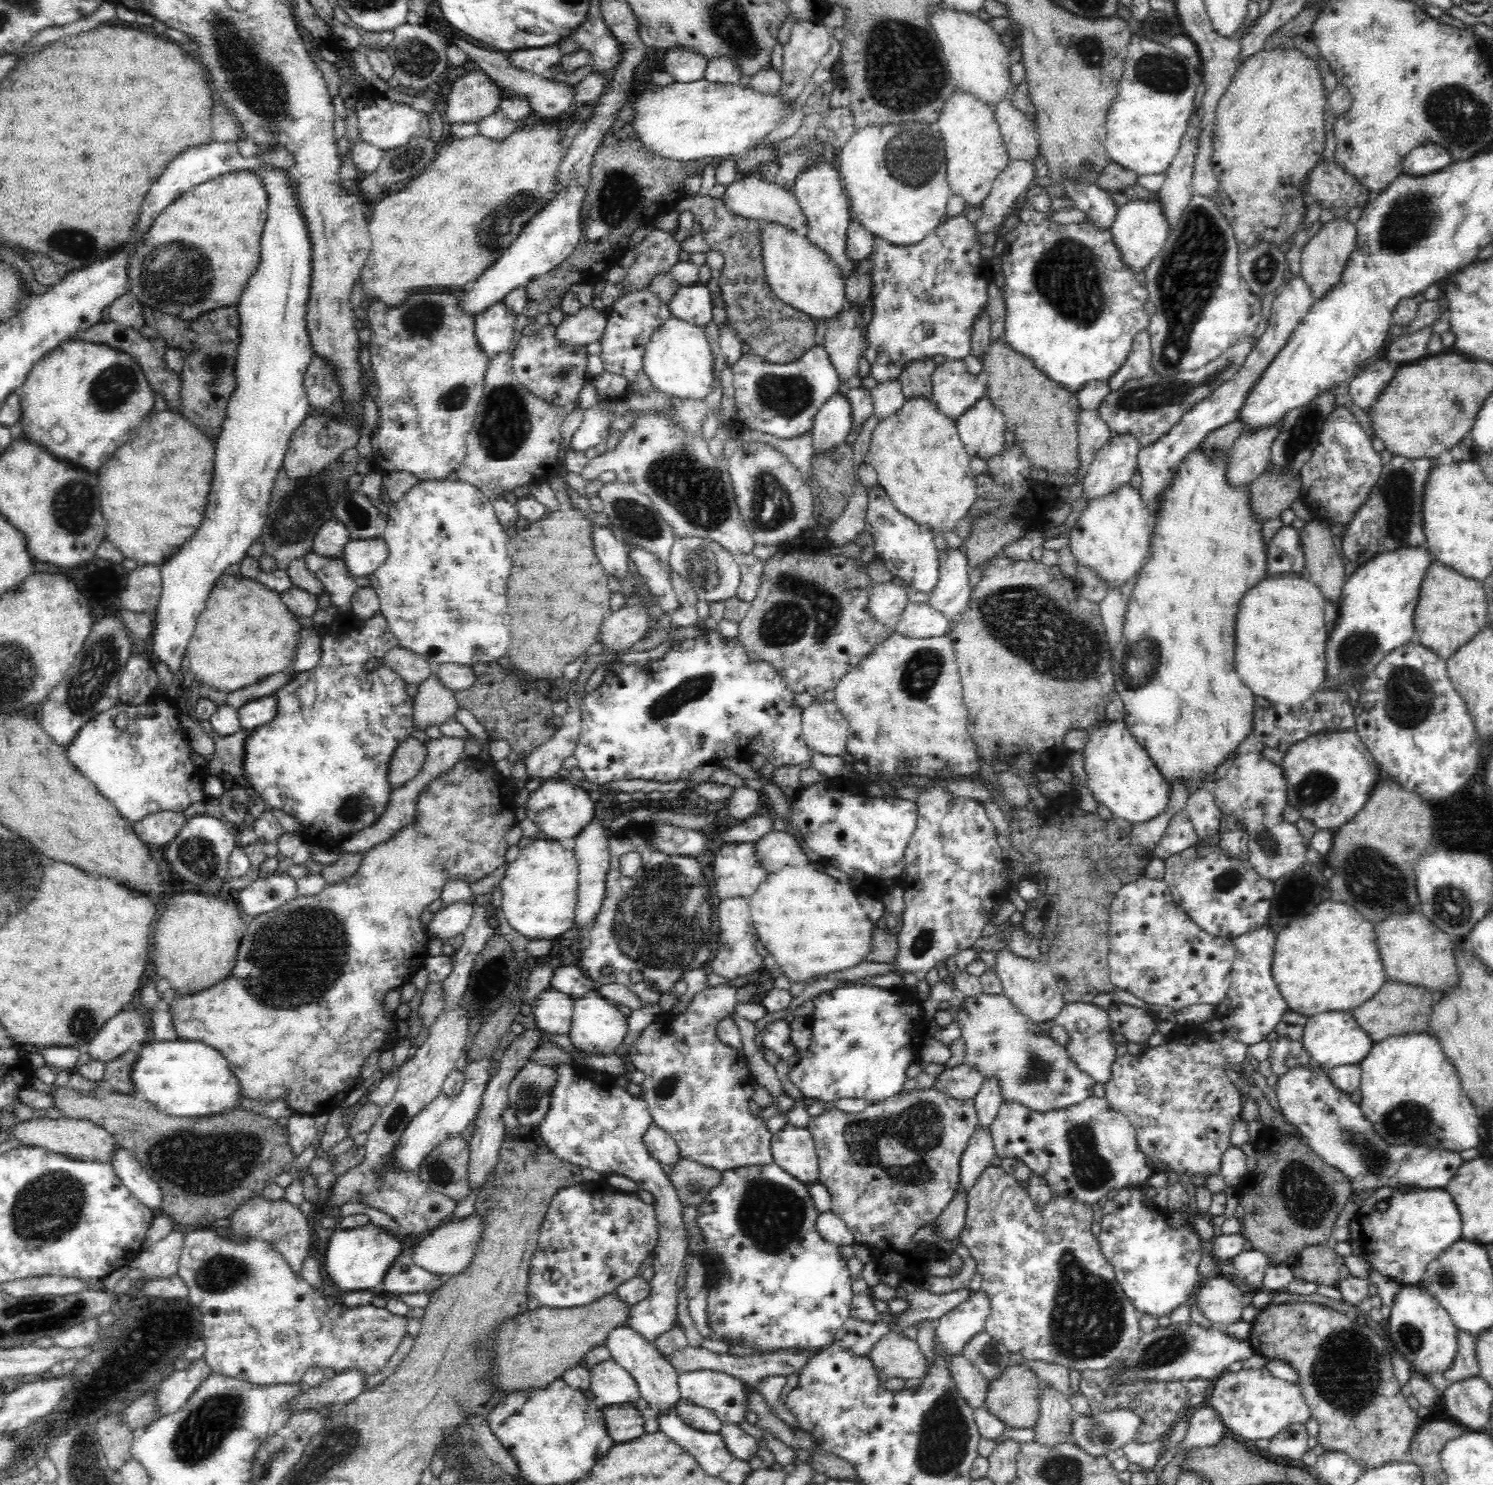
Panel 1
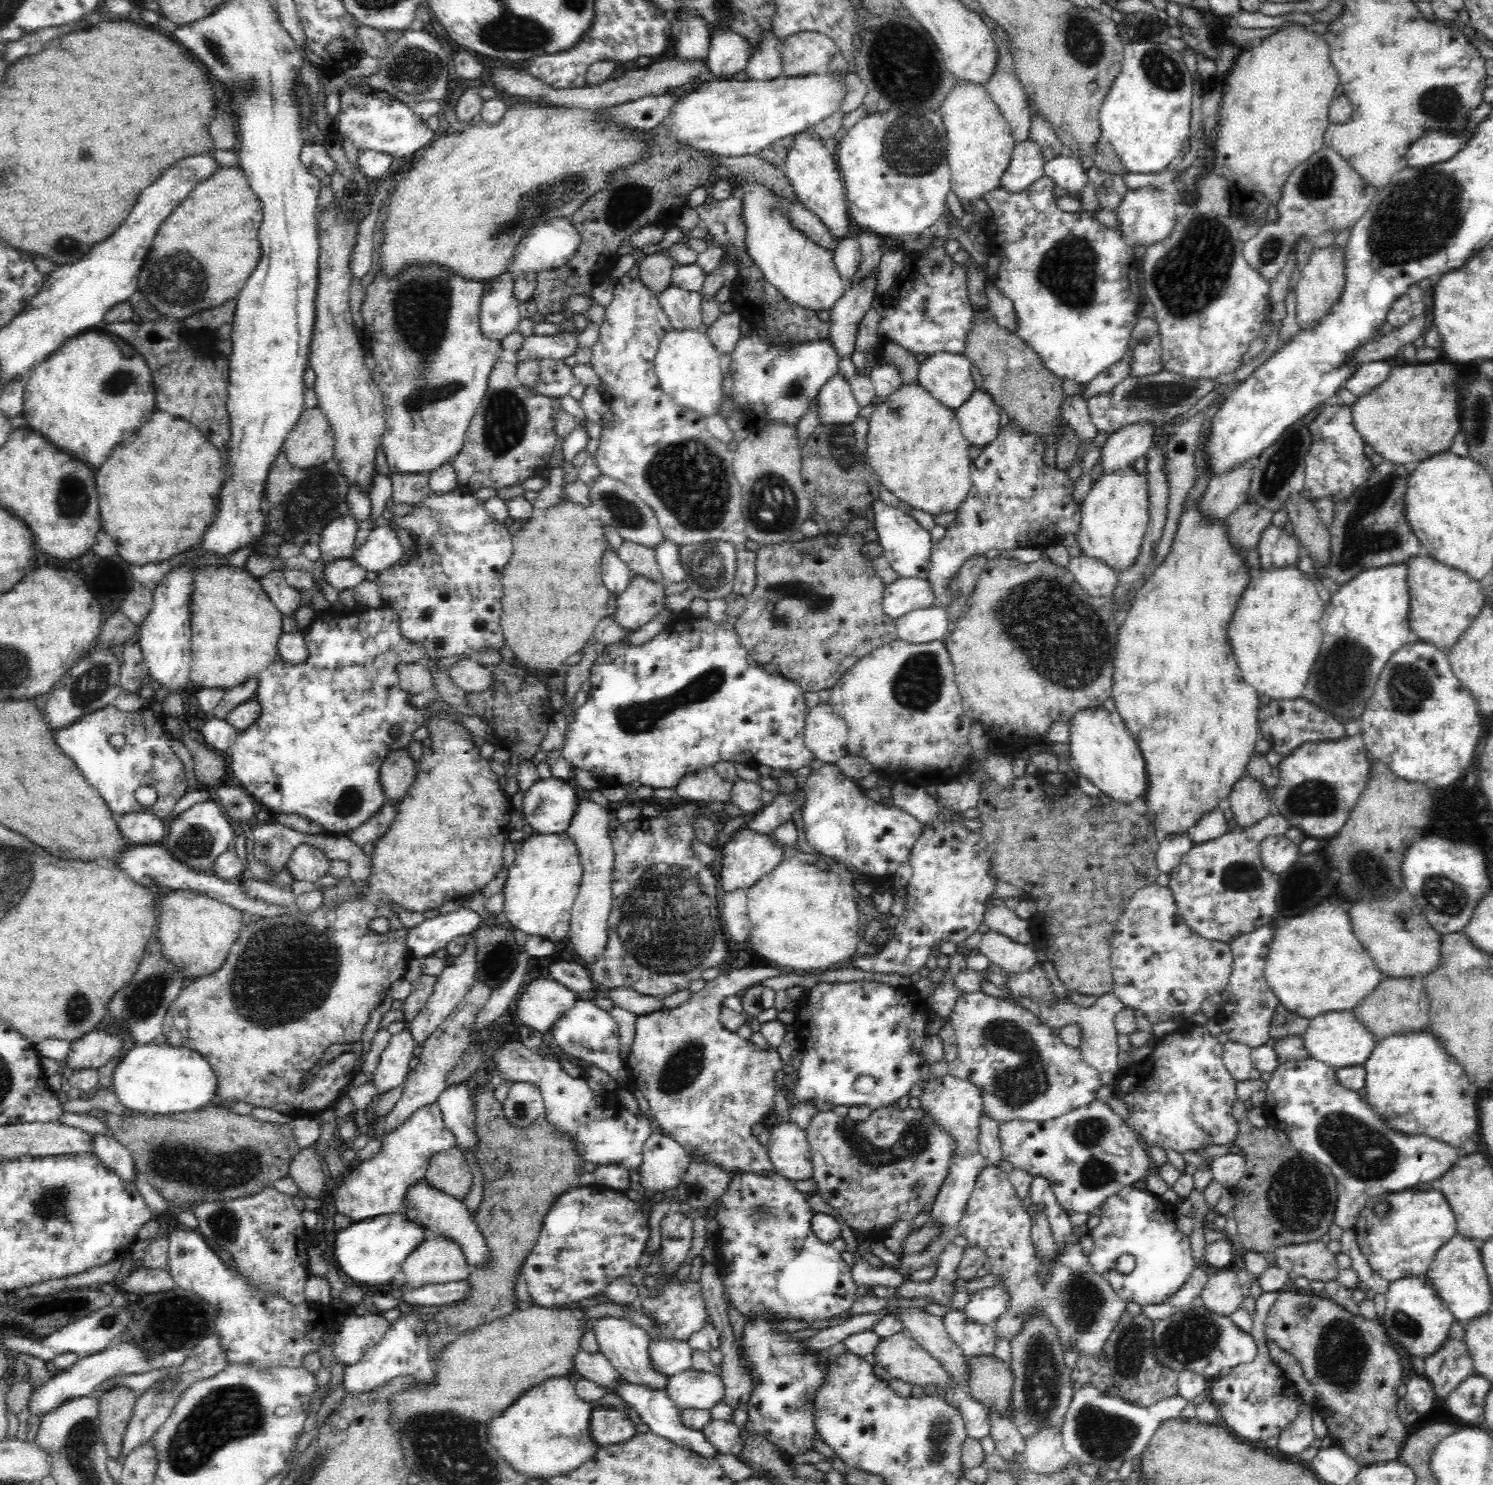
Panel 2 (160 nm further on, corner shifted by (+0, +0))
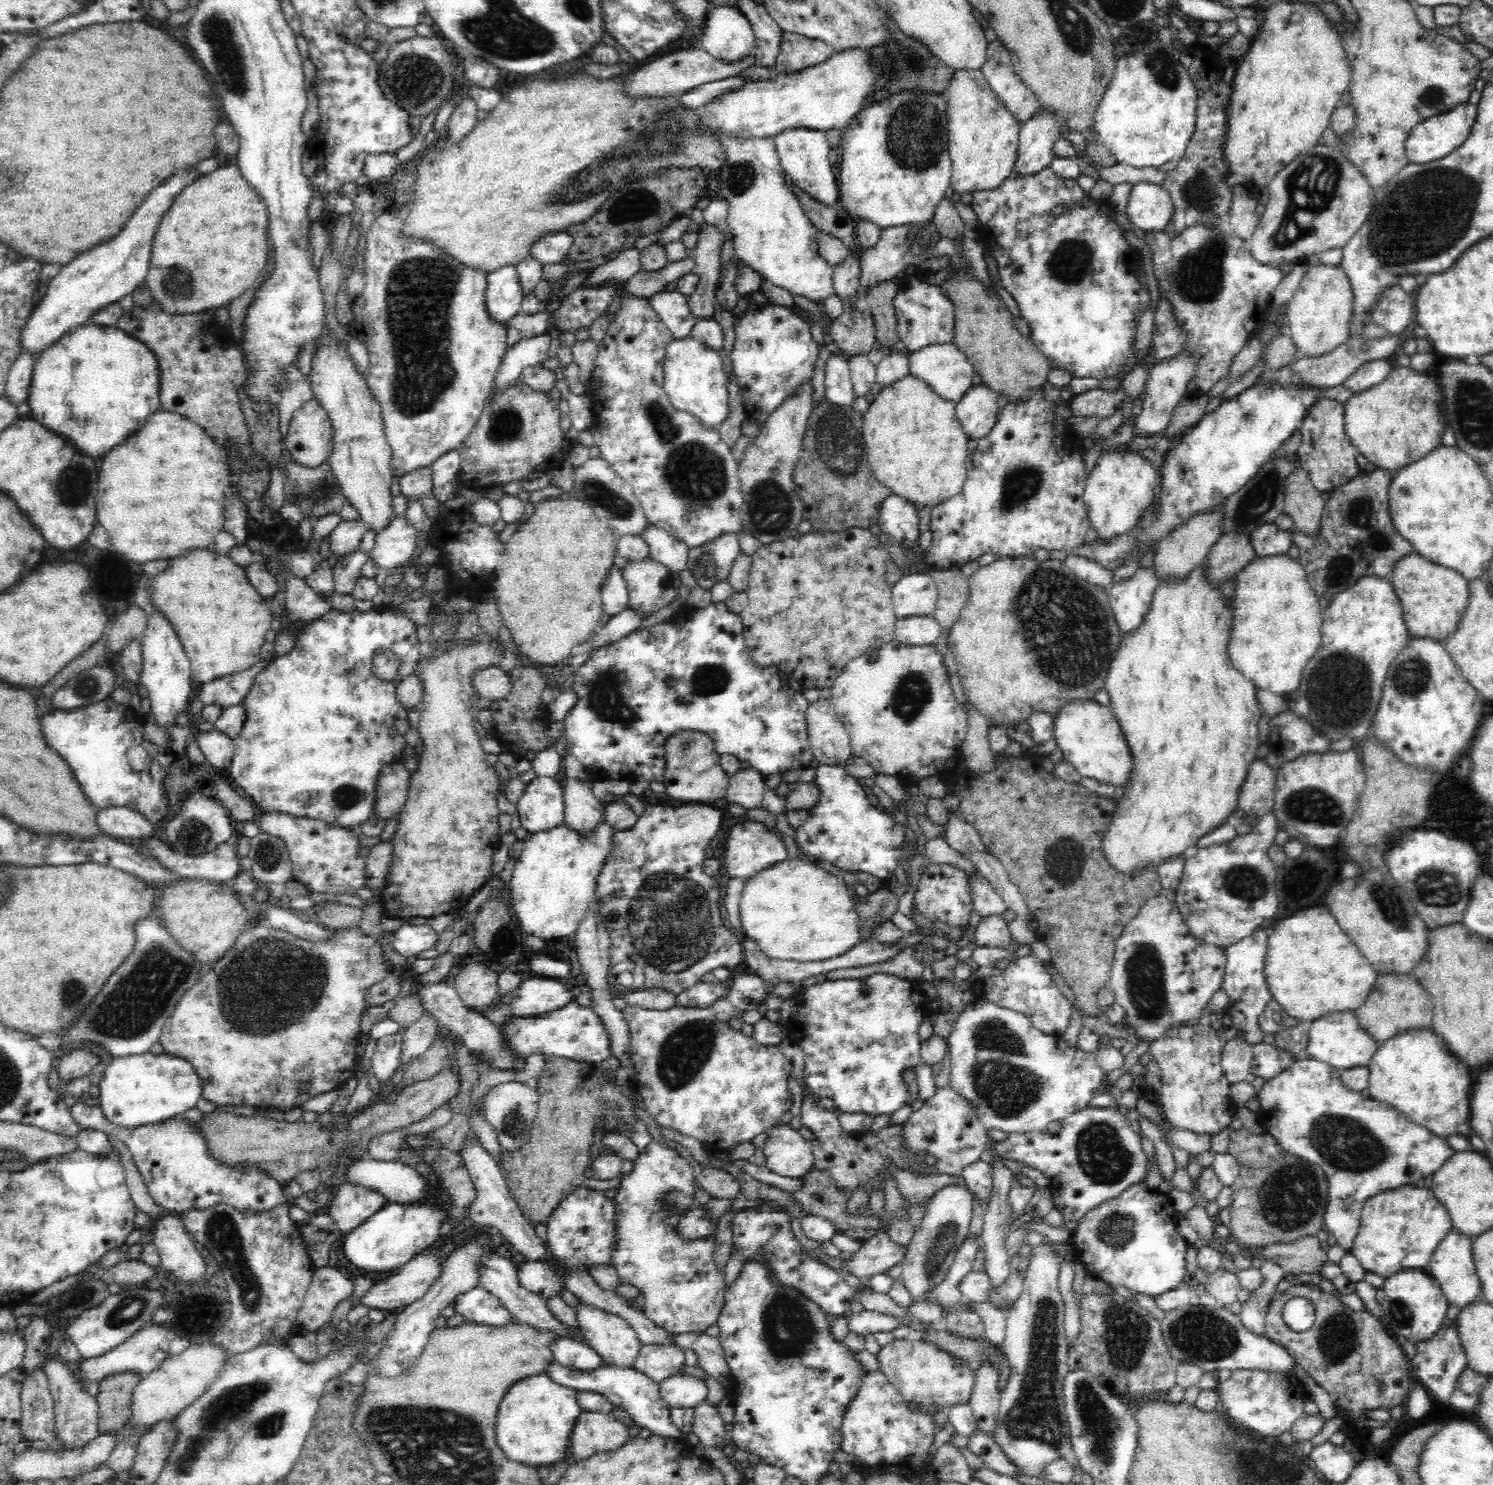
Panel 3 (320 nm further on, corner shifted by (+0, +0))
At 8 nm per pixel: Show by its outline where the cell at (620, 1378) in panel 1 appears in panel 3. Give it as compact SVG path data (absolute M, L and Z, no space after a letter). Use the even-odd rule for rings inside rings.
M556 1338L548 1345L548 1349L554 1361L565 1367L592 1371L603 1366L603 1358L592 1347L575 1340Z

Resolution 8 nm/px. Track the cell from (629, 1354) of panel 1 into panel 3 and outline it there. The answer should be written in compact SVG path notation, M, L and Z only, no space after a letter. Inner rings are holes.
M578 1298L578 1304L572 1307L576 1311L578 1330L588 1346L592 1347L609 1364L618 1368L632 1367L636 1354L640 1350L640 1340L635 1330L623 1318L604 1312L591 1304L584 1304Z

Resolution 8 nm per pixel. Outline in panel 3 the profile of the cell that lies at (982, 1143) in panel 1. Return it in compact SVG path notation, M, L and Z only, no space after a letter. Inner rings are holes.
M964 1186L943 1187L932 1198L921 1224L907 1247L902 1266L902 1282L910 1293L912 1302L928 1301L927 1292L939 1285L952 1266L956 1253L968 1235L968 1227L972 1216L973 1195Z

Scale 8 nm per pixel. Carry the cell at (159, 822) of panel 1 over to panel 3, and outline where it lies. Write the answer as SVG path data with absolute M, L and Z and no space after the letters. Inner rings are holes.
M126 807L97 808L96 823L111 838L121 841L148 839L154 834L153 823L144 819L139 812Z

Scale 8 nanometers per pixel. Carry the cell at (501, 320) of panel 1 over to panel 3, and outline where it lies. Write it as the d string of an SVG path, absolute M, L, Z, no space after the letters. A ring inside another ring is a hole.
M506 265L487 273L485 307L489 318L495 322L508 323L519 314L524 295L515 265Z

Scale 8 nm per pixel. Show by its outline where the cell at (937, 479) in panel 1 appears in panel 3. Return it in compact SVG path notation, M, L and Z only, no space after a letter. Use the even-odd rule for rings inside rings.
M908 374L882 387L863 414L863 439L873 475L880 484L891 488L918 508L944 503L950 496L960 492L966 479L965 460L969 454L969 437L956 416L955 406L956 403L936 394L929 383Z

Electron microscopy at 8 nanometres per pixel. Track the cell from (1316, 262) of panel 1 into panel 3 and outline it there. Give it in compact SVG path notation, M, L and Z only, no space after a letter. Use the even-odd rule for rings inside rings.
M1334 266L1310 267L1300 281L1294 296L1286 308L1290 337L1302 358L1316 358L1347 343L1353 336L1349 327L1352 324L1353 290L1343 268Z

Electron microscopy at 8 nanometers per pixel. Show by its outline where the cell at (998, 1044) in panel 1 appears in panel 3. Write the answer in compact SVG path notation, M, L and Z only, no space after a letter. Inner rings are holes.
M978 996L958 1016L947 1038L947 1050L950 1056L950 1088L974 1107L987 1132L1044 1132L1048 1124L1085 1109L1100 1089L1103 1075L1095 1054L1068 1047L1065 1041L1032 1026L1031 1020L1023 1013L1000 1007Z

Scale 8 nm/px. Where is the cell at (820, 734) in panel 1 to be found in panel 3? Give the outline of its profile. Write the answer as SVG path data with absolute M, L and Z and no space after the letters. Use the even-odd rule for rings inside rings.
M820 697L816 702L810 702L805 722L811 751L819 764L845 768L852 756L849 734L829 699Z

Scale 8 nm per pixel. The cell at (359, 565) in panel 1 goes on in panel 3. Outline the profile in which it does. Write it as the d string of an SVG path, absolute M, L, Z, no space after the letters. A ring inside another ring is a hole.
M397 515L375 536L372 559L386 572L394 569L414 556L418 535L406 515Z

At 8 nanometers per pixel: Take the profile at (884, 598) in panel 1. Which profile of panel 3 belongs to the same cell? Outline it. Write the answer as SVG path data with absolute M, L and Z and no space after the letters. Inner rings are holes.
M929 574L903 576L891 590L891 602L898 619L932 617L937 600L937 585Z

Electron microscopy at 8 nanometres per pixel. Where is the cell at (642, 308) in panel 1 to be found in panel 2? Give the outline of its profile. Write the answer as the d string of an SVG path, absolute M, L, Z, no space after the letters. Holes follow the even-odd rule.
M627 274L619 278L618 284L613 284L613 295L614 300L610 301L610 304L605 308L606 322L604 322L599 328L599 336L596 344L591 348L591 360L589 365L592 367L592 371L601 379L602 386L600 386L602 396L608 409L612 411L612 416L608 422L602 424L602 430L600 430L599 446L595 454L597 460L597 467L601 474L610 476L615 480L627 484L635 493L636 496L640 497L644 503L648 505L654 511L654 516L658 521L658 526L662 535L665 539L671 540L672 542L684 546L692 543L702 543L708 540L724 540L731 542L737 552L745 549L747 537L745 529L748 527L747 522L744 520L743 513L743 494L741 493L741 484L733 473L733 460L734 460L734 449L730 444L726 444L716 437L714 437L708 427L706 426L706 418L703 417L699 412L679 407L665 392L661 389L660 380L656 375L654 369L654 358L657 353L660 341L664 338L664 335L672 330L670 321L666 314L664 314L663 308L660 307L657 293L652 289L648 290L648 287L644 285L640 279L630 279Z

